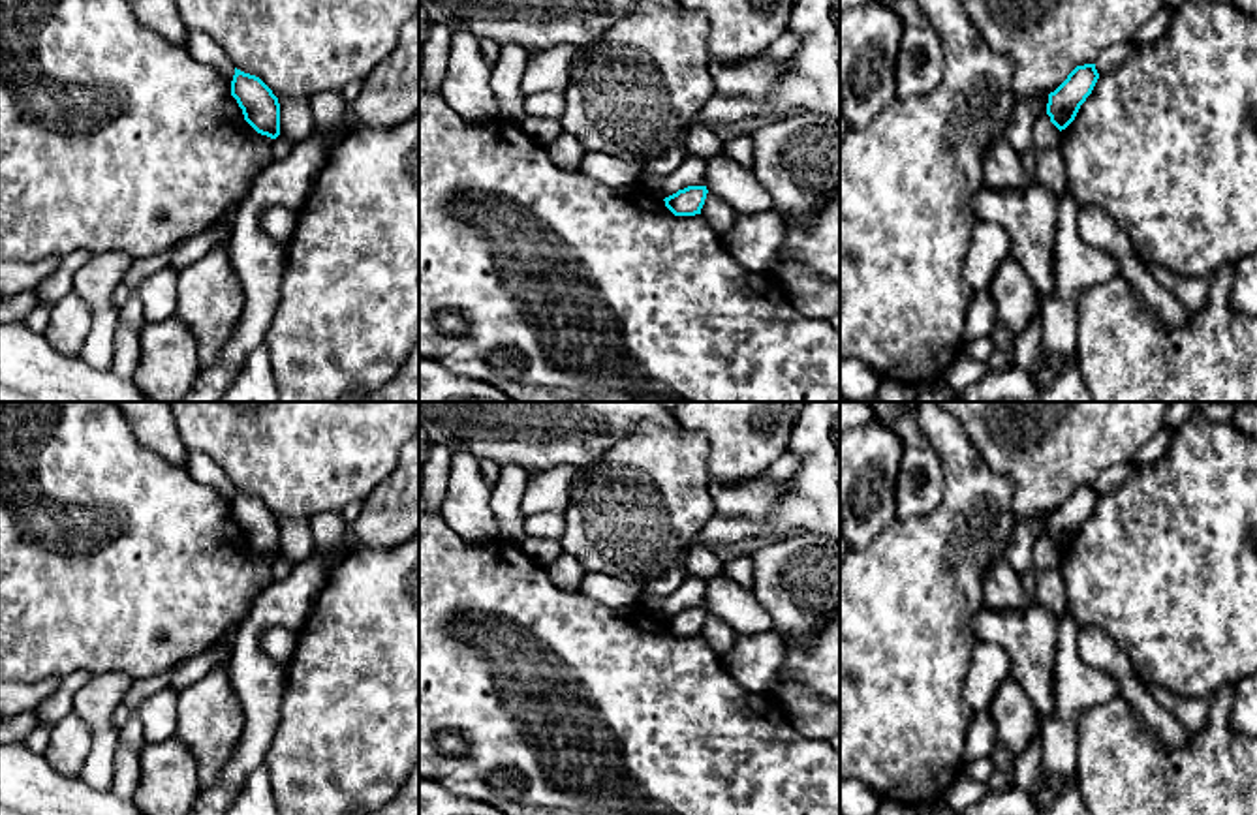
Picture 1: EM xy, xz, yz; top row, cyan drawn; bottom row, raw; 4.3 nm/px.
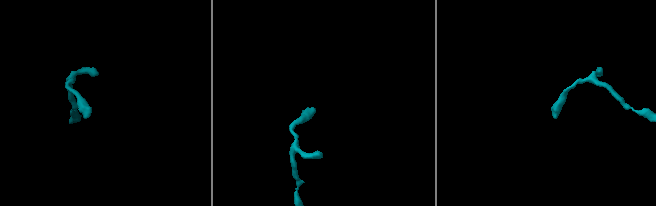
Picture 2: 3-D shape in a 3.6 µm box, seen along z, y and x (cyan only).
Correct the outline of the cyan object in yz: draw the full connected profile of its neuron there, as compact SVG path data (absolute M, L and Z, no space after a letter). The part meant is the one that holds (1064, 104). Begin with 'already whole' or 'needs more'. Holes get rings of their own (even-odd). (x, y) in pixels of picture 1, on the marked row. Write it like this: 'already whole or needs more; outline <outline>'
already whole; outline M1095 64L1077 66L1067 79L1048 94L1047 115L1060 131L1075 120L1097 79Z

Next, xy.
already whole; outline M235 68L231 96L242 109L244 120L261 135L280 135L280 103L272 90L256 75Z

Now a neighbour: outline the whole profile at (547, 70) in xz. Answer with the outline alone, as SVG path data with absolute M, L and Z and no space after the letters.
M554 45L530 53L522 75L524 98L537 92L564 92L569 85L569 64L575 53L575 45Z

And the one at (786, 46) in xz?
M784 34L763 54L770 62L780 62L791 58L797 47L799 47L799 38L795 34Z

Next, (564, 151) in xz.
M562 131L554 141L547 143L545 150L549 152L551 160L564 171L577 171L586 152L582 145L566 131Z

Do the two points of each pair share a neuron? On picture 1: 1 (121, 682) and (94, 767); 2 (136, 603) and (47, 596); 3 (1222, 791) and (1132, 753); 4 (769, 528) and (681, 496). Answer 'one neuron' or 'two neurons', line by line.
1: one neuron
2: one neuron
3: one neuron
4: two neurons

